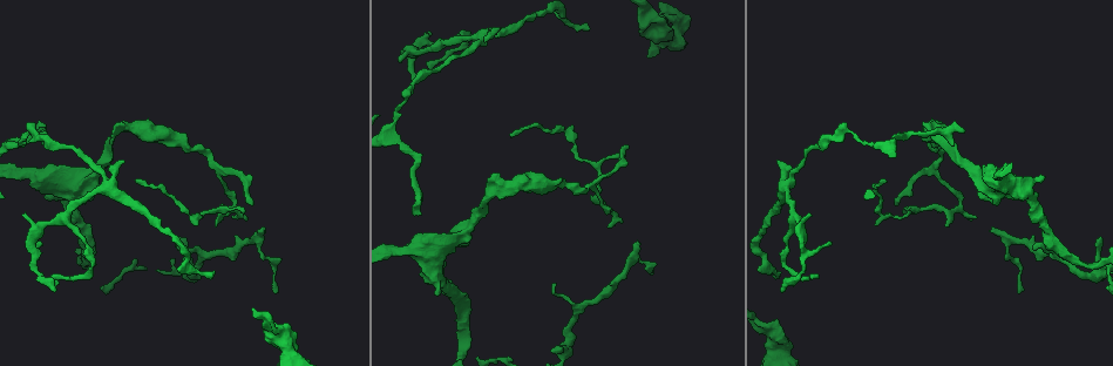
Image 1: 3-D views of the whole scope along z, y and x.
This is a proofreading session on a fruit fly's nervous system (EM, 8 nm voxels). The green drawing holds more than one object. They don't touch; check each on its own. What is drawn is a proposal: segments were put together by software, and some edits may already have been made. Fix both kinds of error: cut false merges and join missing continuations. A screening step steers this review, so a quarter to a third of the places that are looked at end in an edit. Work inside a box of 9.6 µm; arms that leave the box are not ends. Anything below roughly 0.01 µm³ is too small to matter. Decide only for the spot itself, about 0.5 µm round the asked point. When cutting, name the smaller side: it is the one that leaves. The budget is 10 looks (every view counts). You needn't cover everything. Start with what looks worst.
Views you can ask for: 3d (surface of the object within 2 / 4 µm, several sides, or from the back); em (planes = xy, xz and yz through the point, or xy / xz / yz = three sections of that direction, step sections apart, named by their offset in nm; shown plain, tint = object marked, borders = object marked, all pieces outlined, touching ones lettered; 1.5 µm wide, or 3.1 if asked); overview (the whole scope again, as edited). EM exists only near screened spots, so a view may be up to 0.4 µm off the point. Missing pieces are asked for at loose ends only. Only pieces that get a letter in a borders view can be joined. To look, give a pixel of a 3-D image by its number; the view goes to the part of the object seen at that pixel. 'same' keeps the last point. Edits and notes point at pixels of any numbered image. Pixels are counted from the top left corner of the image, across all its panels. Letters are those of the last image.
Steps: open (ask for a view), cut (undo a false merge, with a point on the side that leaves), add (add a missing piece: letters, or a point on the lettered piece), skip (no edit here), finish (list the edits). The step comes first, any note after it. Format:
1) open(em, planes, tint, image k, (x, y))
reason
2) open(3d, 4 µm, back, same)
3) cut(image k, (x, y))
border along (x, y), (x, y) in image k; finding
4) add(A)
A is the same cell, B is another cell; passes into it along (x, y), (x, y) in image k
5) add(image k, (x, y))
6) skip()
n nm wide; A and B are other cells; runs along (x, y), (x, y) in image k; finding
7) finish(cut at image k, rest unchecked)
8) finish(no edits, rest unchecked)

open(3d, 4 µm, image 1, (262, 229))
free end

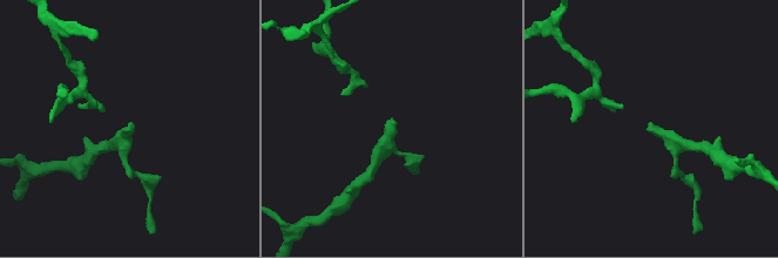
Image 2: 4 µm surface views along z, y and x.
open(em, xy, step 8, tint, image 2, (392, 118))
shape alone is not enough

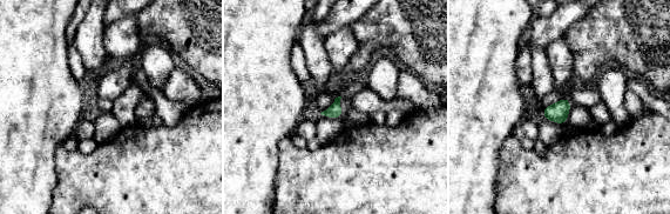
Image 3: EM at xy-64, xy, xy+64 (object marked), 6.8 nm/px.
open(em, planes, borders, same)

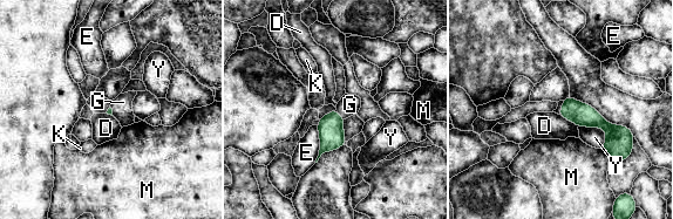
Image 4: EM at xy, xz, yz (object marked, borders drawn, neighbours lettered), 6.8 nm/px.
add(image 4, (349, 104))
G is the same cell, D, E, K, M and Y are other cells; passes into it along (331, 127), (339, 115), (349, 104) in image 4; it goes on there

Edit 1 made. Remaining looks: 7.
open(em, xz, step 4, borders, image 1, (435, 295))
thick end

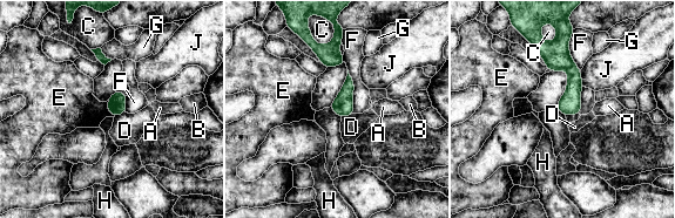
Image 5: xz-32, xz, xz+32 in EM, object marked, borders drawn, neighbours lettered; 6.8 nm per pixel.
skip()
A, B, C, D, E, F, G, H and J are other cells; border along (107, 101), (107, 108), (114, 116) in image 5; no lettered piece goes on from it

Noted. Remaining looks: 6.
open(overview)
redraw

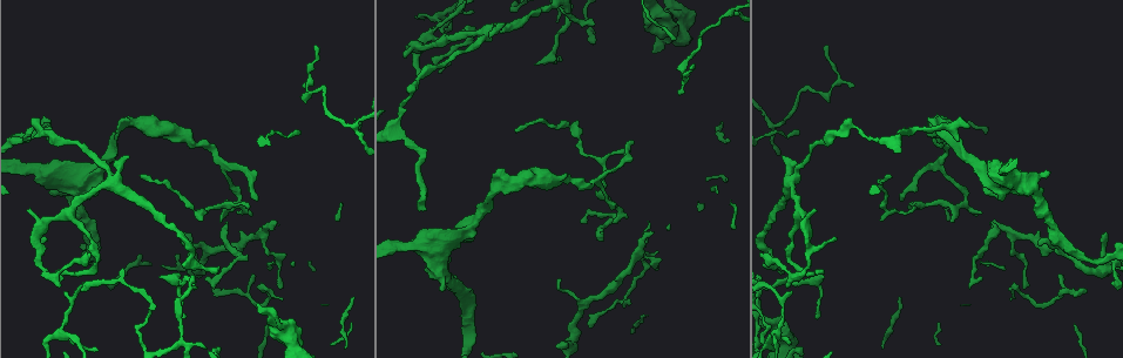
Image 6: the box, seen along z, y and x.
open(3d, 2 µm, image 6, (142, 177))
long arm stops here

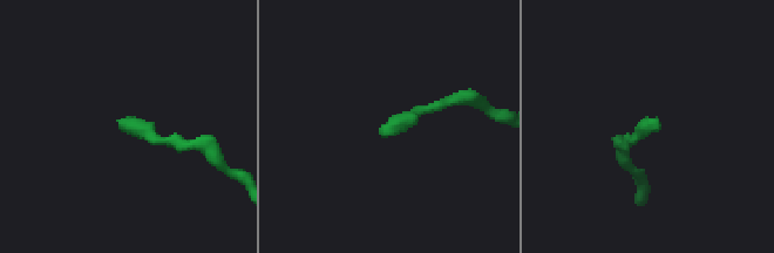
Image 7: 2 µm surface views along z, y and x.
open(em, xz, step 4, borders, image 7, (381, 136))

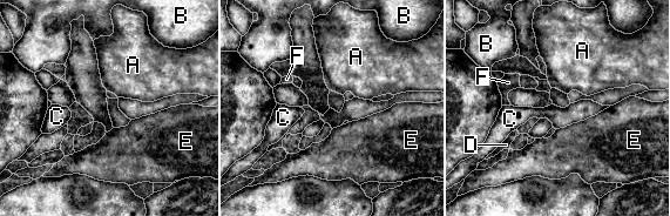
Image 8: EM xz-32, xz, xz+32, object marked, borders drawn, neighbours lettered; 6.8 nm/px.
open(em, xy, step 8, borders, same)

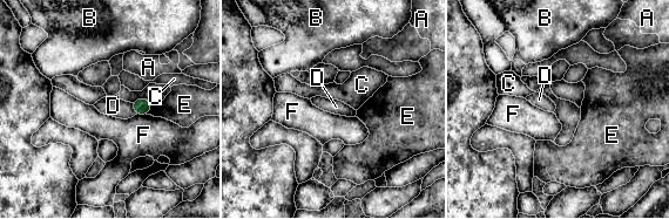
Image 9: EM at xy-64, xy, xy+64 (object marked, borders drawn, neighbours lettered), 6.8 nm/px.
skip()
A, B, C, D, E and F are other cells; border along (132, 103), (136, 114) in image 9; no lettered piece goes on from it

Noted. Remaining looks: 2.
open(3d, 2 µm, image 6, (445, 37))
narrows sharply

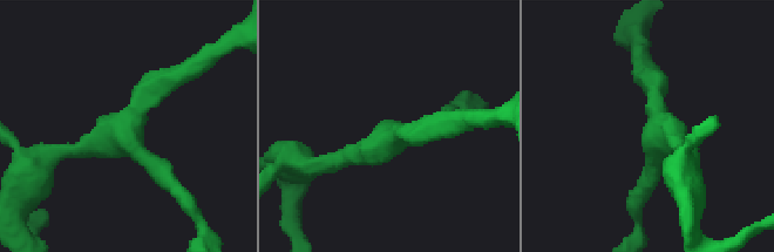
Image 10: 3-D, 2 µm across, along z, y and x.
open(em, planes, borders, image 10, (385, 136))
shape alone is not enough

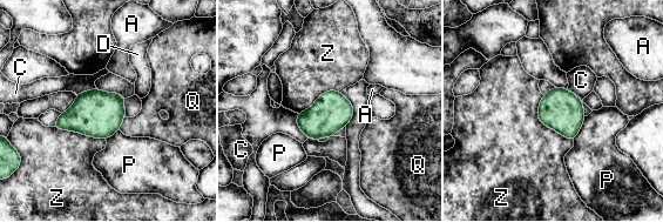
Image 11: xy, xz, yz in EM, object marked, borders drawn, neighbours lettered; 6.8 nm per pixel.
skip()
A, C, D, P, Q and Z are other cells; 3 arms; one neuron here

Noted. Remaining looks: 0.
finish(add at image 4, rest unchecked)

